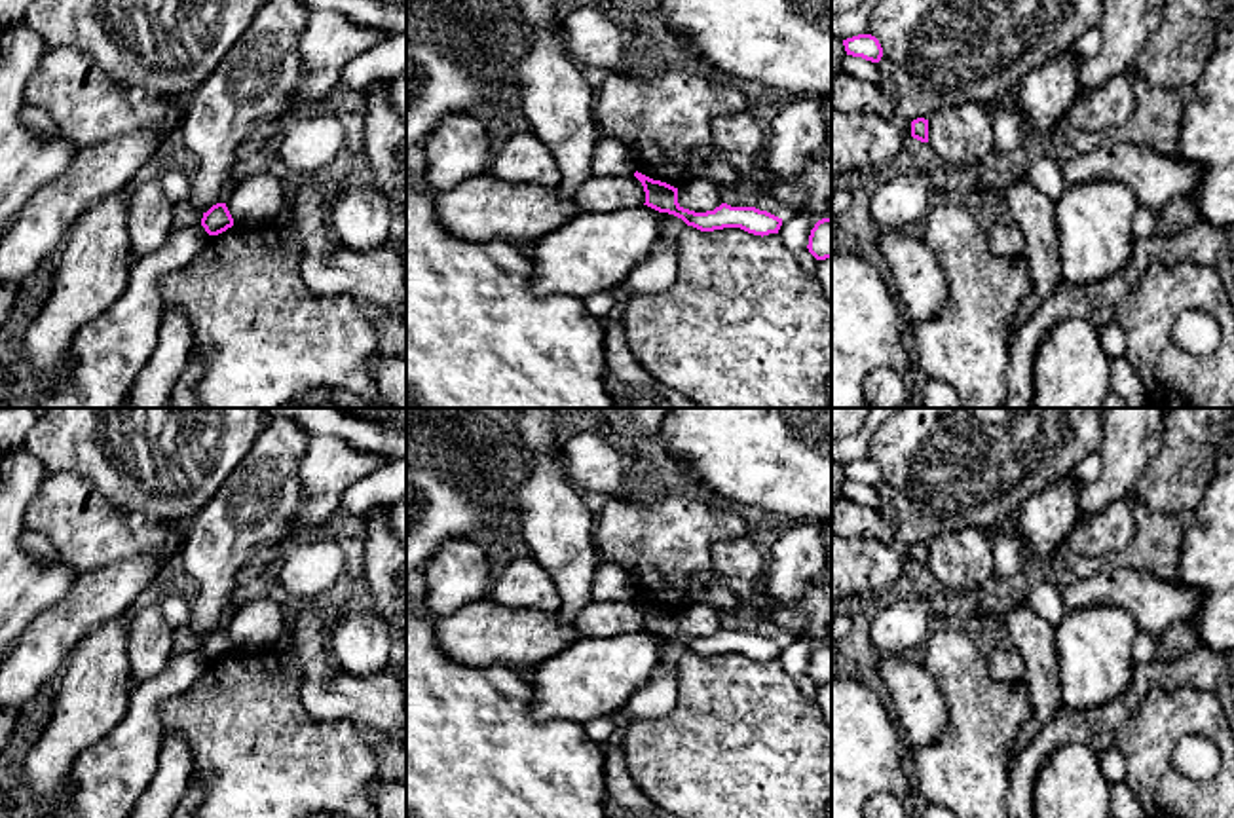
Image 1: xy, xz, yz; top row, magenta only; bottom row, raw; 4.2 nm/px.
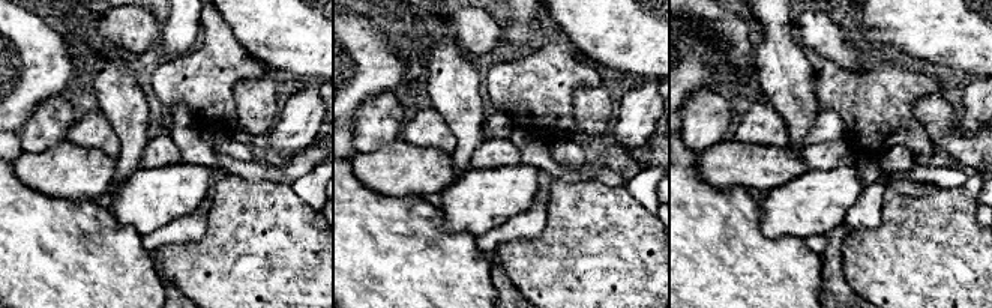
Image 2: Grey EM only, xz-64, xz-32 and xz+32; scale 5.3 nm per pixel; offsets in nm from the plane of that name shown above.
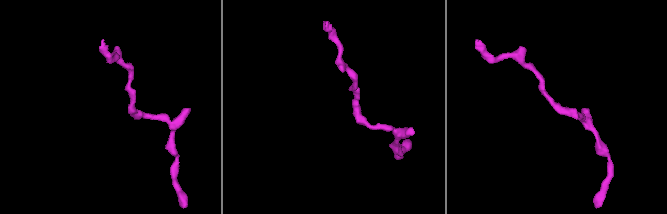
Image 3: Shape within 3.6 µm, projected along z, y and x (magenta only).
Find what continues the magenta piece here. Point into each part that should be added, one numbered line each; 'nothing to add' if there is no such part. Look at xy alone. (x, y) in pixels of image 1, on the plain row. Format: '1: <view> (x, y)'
nothing to add

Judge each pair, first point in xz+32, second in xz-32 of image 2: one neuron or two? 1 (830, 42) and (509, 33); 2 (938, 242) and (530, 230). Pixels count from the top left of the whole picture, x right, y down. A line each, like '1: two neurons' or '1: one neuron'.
1: two neurons
2: two neurons

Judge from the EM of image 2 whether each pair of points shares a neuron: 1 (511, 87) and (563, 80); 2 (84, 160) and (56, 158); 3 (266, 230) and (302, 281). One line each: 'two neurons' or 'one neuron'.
1: one neuron
2: one neuron
3: one neuron

